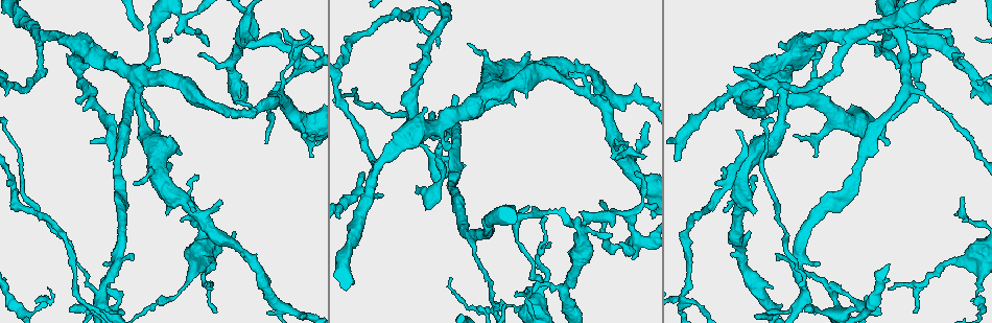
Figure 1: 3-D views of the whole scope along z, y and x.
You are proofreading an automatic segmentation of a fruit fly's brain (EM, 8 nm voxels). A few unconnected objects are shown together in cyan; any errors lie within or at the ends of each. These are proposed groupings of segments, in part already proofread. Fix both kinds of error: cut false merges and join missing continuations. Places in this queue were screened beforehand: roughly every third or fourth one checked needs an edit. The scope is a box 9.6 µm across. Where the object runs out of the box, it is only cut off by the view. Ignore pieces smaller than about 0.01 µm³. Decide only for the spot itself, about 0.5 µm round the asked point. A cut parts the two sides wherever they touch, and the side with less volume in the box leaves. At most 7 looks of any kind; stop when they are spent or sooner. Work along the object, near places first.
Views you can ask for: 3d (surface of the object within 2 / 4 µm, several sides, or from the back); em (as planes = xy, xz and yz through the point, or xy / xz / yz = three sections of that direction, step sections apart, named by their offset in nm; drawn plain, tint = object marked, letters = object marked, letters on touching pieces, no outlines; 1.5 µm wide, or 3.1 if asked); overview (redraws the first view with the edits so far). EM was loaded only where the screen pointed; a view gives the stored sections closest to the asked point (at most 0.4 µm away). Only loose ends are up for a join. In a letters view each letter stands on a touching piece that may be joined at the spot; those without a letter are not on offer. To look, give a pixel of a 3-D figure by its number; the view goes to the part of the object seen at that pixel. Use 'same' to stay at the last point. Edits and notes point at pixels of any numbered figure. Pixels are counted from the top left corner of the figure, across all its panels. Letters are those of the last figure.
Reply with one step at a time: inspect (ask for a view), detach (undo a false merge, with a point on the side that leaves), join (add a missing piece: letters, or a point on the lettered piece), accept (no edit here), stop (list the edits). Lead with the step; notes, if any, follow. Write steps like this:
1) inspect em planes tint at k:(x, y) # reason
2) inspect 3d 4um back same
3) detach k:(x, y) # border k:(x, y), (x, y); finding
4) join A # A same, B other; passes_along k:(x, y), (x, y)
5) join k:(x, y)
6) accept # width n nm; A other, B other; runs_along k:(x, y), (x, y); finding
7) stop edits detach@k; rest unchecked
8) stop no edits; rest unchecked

inspect em xy step 8 letters at 1:(620, 242) # free end

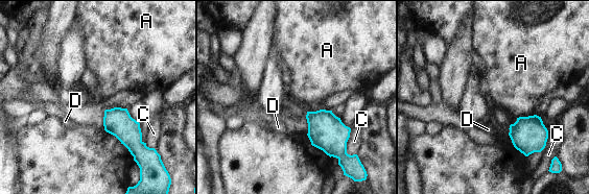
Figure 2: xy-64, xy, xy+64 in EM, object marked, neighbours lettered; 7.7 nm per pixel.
accept # A other, C other, D other; border 2:(535, 114), (517, 118); no lettered piece goes on from it

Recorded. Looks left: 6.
inspect em xz step 4 tint at 1:(961, 198) # thin end

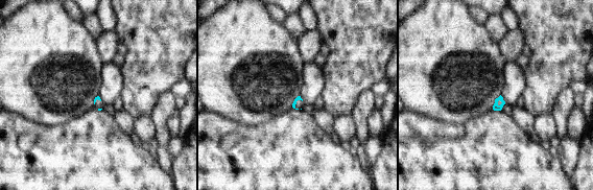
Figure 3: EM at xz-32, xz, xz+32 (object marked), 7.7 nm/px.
inspect em planes letters same # another direction

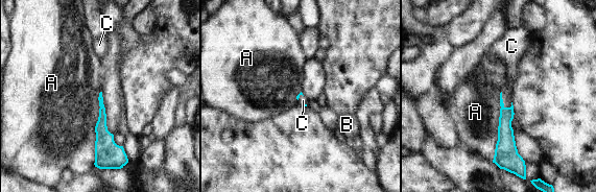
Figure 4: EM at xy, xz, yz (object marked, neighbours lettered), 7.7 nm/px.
join C # A other, B other, C same; passes_along 4:(505, 133), (502, 101), (511, 74); the cell continues

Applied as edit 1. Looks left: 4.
inspect 3d 2um at 1:(866, 297) # tapers out

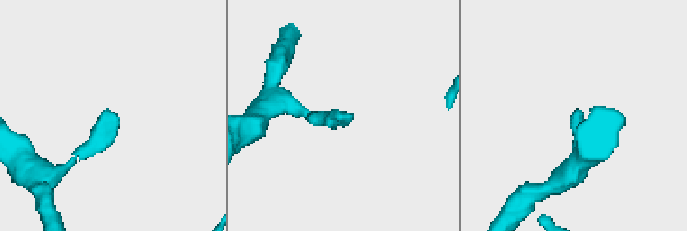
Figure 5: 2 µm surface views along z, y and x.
inspect em planes letters at 5:(119, 121) # shape alone is not enough

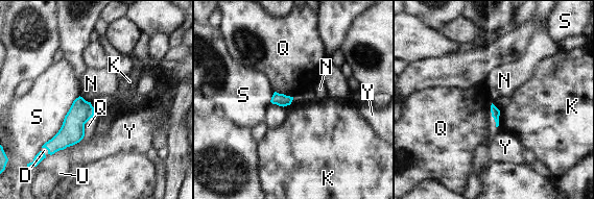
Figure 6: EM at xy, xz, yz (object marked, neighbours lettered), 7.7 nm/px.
accept # D other, K other, N other, Q other, S other, U other, Y other; border 6:(500, 110), (498, 125); none of them fits

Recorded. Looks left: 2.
stop edits join@4; rest unchecked

